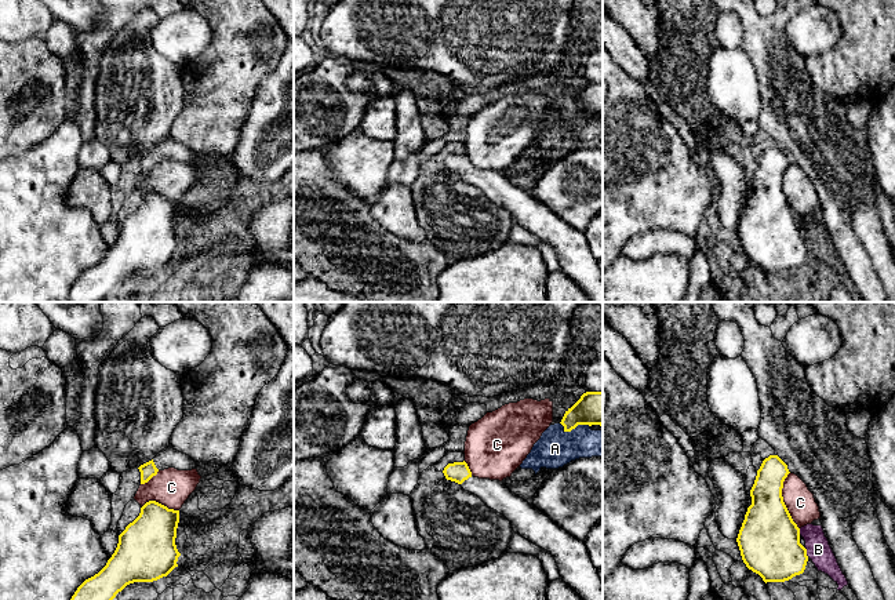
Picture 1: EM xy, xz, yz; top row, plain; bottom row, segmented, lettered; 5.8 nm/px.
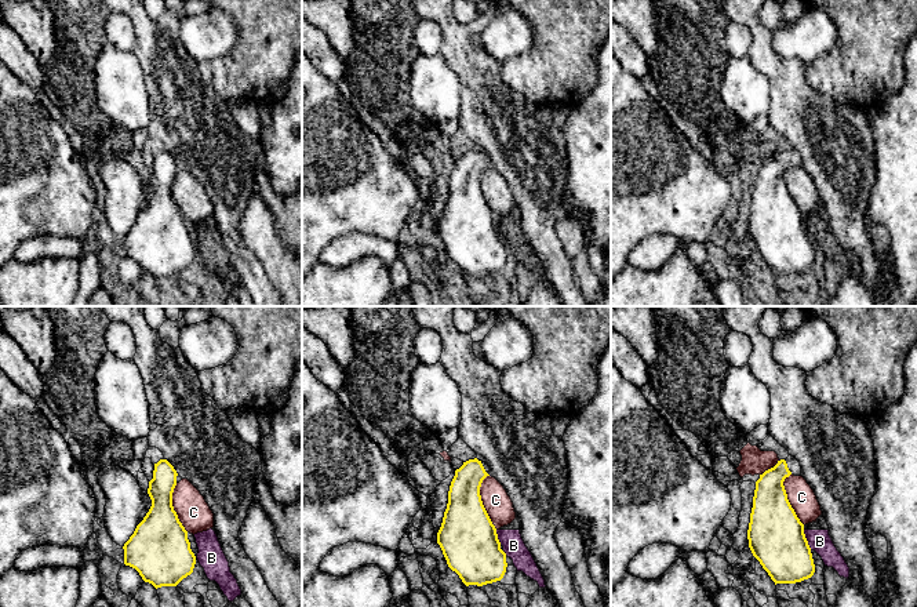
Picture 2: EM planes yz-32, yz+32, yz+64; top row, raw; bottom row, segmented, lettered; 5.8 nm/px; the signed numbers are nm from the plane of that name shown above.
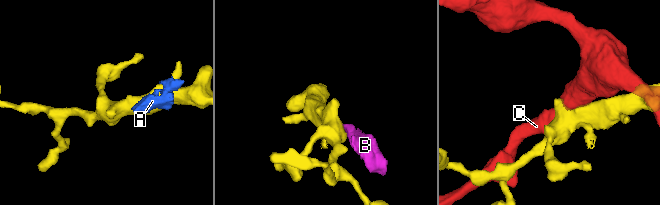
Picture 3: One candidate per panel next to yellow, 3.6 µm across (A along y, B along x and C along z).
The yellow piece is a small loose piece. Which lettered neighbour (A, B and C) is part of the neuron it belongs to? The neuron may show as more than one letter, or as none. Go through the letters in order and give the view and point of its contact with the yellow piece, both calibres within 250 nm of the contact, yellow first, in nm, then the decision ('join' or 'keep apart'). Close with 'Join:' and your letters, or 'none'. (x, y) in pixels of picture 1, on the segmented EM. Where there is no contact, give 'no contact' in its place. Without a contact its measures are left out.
A: xz (574, 428) | 190/220 nm | keep apart
B: yz (806, 552) | 360/140 nm | keep apart
C: yz (782, 501) | 360/170 nm | keep apart
Join: none

